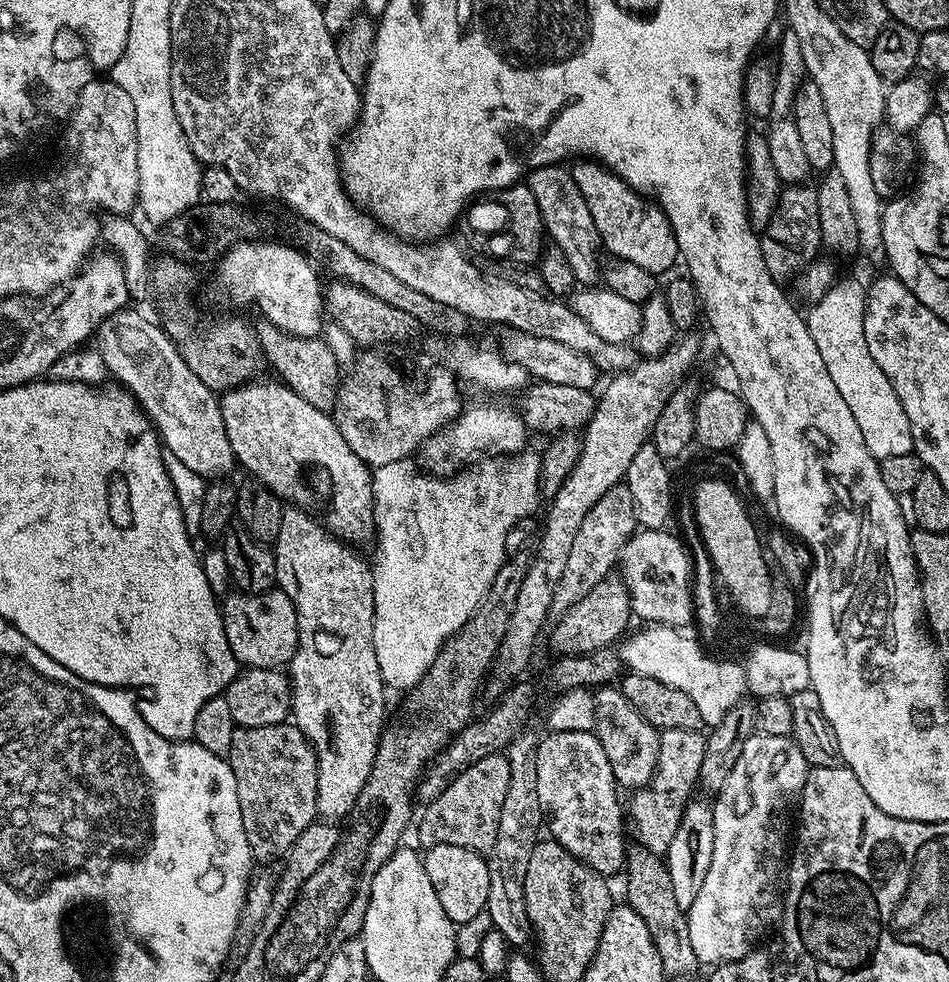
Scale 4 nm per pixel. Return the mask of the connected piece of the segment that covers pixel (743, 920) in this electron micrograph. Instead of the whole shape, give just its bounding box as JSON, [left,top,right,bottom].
[686,734,810,966]

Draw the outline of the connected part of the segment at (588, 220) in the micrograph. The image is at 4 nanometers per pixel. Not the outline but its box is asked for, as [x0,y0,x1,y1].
[526,163,602,285]

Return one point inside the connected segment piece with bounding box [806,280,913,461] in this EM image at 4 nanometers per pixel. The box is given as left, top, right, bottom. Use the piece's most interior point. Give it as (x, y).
(836, 322)

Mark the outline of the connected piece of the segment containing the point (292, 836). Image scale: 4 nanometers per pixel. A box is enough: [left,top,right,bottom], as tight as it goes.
[227,723,319,861]

